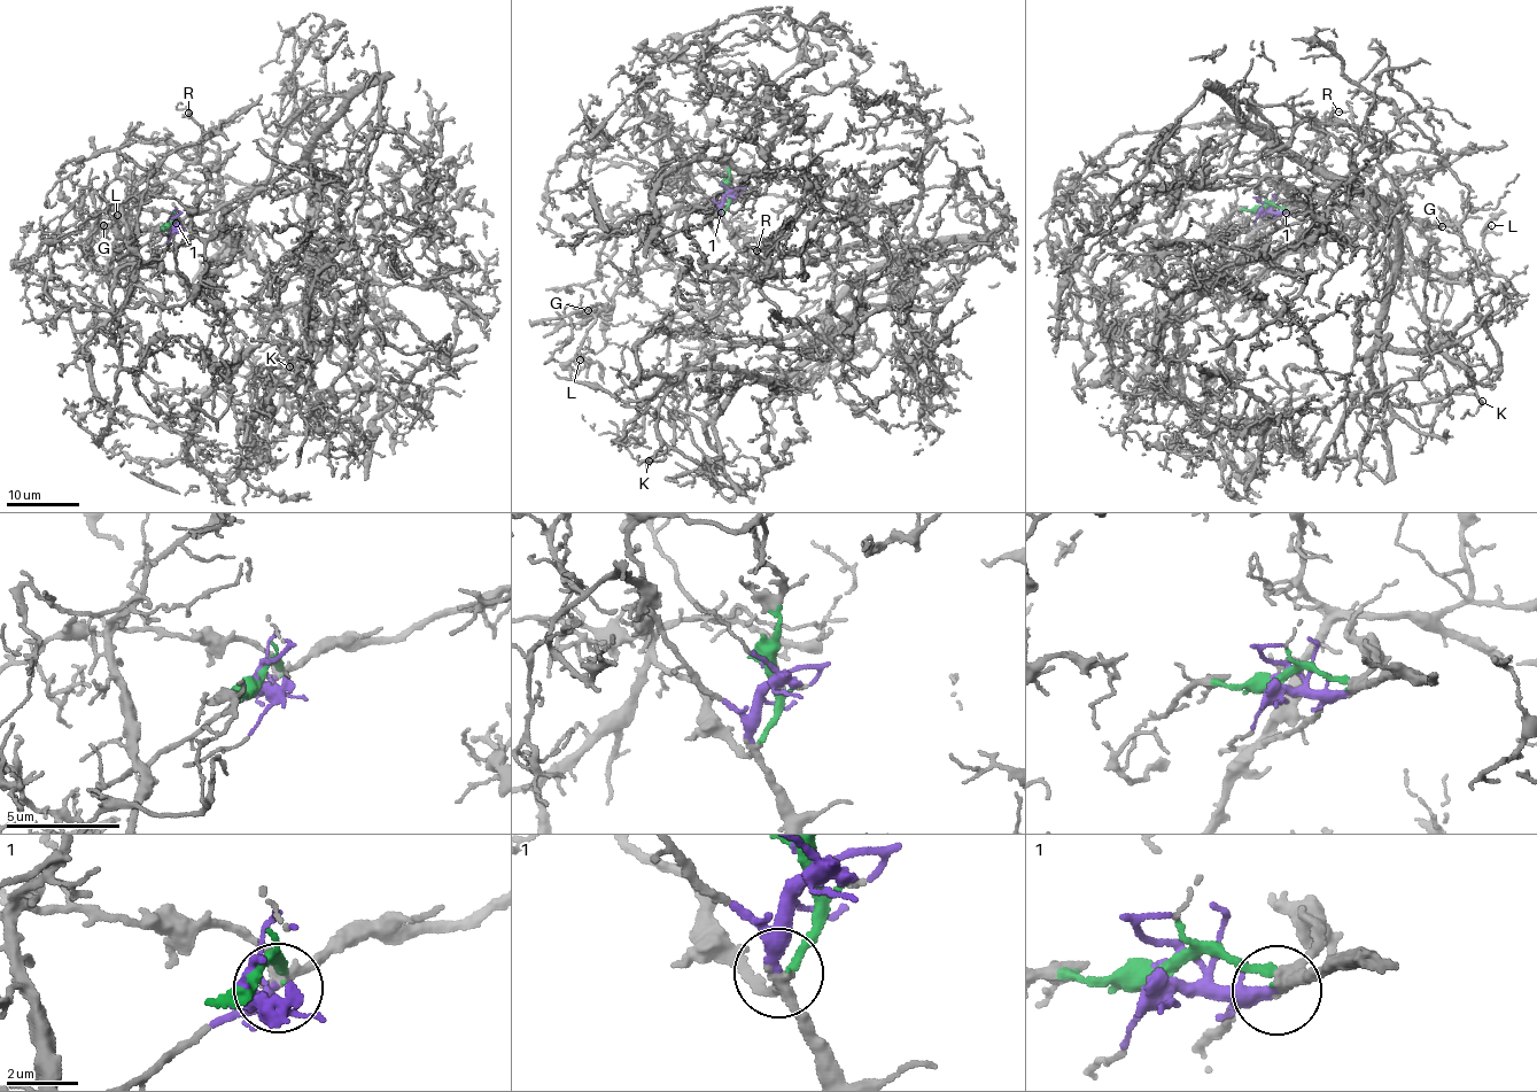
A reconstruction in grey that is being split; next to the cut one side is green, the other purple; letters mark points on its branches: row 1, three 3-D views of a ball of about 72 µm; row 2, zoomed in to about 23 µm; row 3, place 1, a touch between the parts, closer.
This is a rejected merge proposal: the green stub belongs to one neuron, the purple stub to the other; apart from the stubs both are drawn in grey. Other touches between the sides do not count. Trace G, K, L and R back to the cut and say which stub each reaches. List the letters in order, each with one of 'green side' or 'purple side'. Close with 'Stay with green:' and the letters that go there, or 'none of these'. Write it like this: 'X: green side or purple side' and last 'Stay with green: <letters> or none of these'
G: green side
K: purple side
L: green side
R: purple side
Stay with green: G, L

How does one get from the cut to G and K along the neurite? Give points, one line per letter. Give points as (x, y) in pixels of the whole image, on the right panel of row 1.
G: (1263, 206), (1291, 204), (1288, 188), (1311, 188), (1365, 204), (1419, 272), (1435, 268), (1431, 230), (1442, 226)
K: (1263, 206), (1311, 204), (1286, 192), (1246, 102), (1395, 224), (1382, 341), (1445, 334), (1482, 401)

